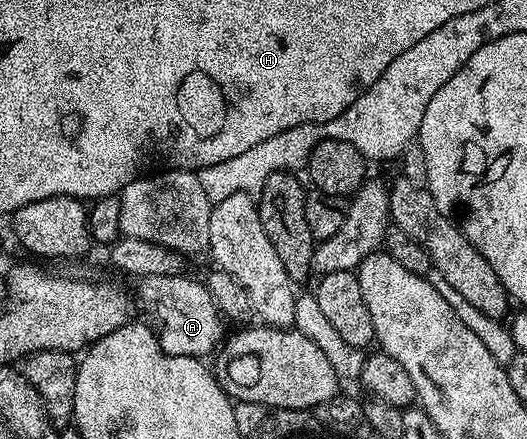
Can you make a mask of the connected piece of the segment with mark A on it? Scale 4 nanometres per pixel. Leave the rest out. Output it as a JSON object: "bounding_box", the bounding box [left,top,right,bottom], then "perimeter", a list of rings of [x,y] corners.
{"bounding_box":[133,274,225,359],"perimeter":[[[144,274],[138,279],[139,287],[133,290],[133,298],[138,309],[143,310],[142,317],[159,335],[159,347],[167,354],[202,359],[203,354],[210,355],[222,343],[225,337],[224,319],[219,313],[217,304],[213,304],[213,296],[209,296],[206,285],[195,278],[186,278],[183,274]]]}

